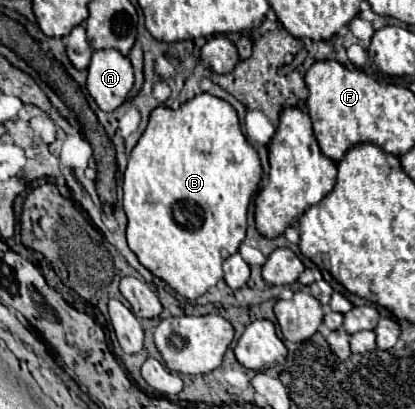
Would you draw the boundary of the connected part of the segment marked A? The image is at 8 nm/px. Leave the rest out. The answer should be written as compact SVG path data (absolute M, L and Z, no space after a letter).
M95 50L93 58L91 58L91 66L87 70L89 70L87 90L89 90L91 98L97 102L97 106L101 110L115 112L127 100L127 94L135 82L133 64L131 64L129 56L119 54L119 50Z

